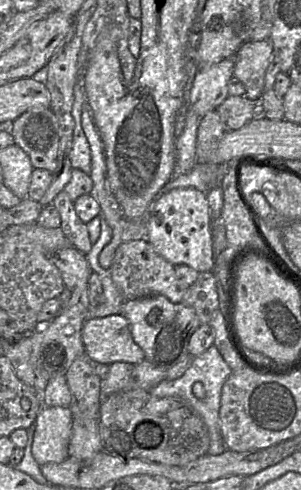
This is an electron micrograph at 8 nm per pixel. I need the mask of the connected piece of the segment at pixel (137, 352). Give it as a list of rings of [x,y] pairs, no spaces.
[[[121,314],[85,320],[82,327],[82,341],[88,357],[103,365],[115,362],[136,365],[145,360],[143,350],[133,340],[129,321]]]

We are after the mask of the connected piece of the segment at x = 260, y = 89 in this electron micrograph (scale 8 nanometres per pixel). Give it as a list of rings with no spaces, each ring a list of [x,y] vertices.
[[[270,38],[244,43],[234,56],[233,77],[246,89],[245,97],[260,101],[264,93],[265,72],[273,59]]]

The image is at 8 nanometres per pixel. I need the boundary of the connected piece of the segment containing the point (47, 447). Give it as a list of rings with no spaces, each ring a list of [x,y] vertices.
[[[43,407],[35,421],[31,453],[38,465],[61,463],[69,457],[72,412],[69,407]]]

